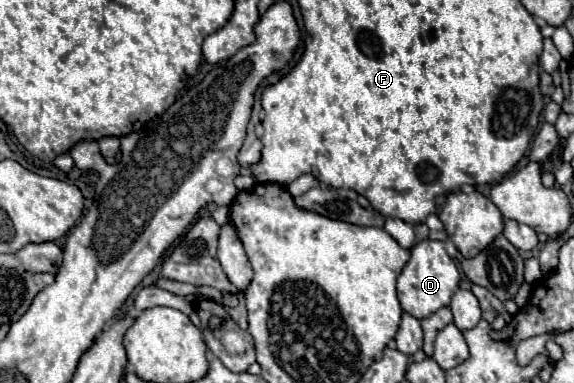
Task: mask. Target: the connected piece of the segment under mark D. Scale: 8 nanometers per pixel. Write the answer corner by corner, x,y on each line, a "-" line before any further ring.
423,239
411,247
411,259
403,267
401,275
397,277
397,297
405,313
411,313
417,319
429,317
437,309
451,303
451,295
459,289
459,271
451,257
445,251
443,241

